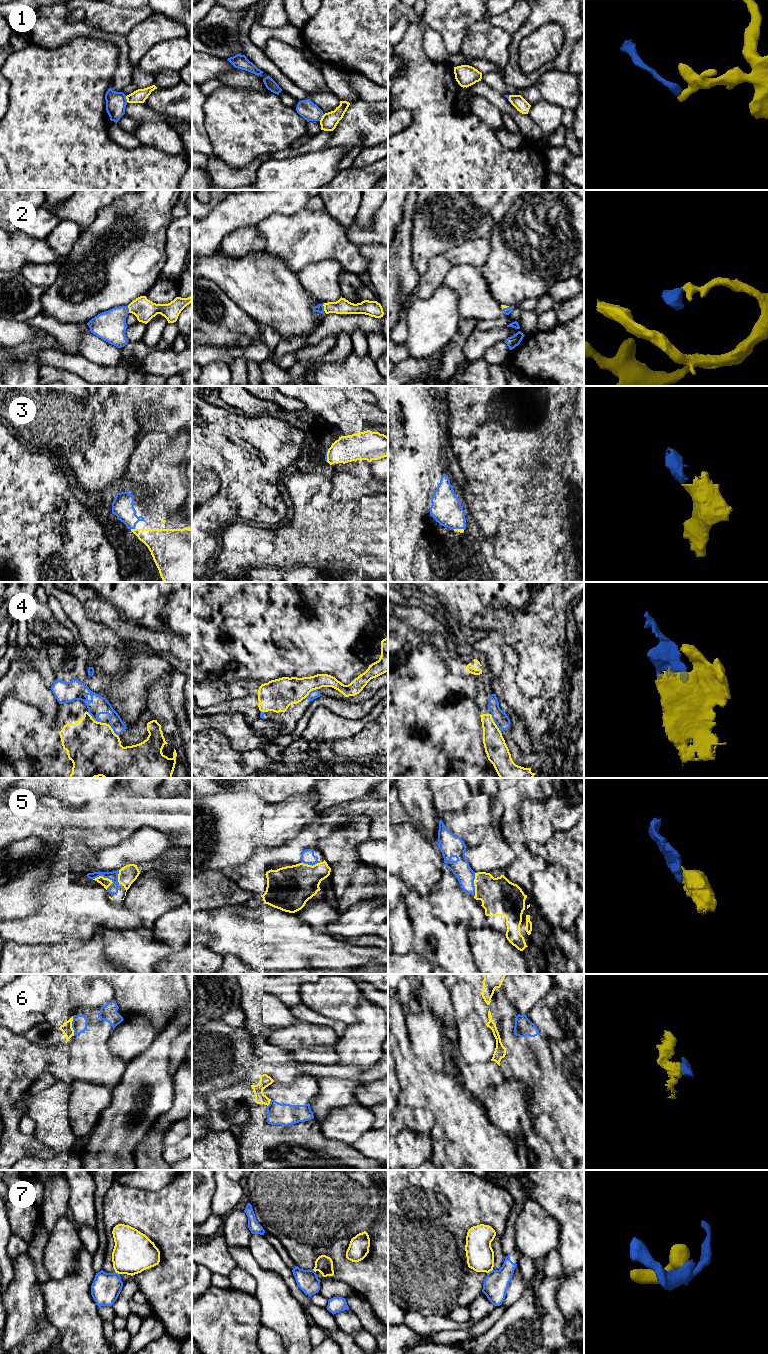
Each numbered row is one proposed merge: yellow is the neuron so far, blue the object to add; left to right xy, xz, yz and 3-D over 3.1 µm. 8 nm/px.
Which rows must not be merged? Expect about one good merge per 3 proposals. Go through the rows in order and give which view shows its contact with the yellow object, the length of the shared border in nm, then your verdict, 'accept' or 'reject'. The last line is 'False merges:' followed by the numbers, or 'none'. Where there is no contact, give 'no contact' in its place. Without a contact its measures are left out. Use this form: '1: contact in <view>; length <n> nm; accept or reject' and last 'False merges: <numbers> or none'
1: contact in xy; length 60 nm; reject
2: contact in xy; length 60 nm; accept
3: contact in xy; length 40 nm; accept
4: contact in yz; length 170 nm; reject
5: contact in xy; length 180 nm; accept
6: contact in xy; length 160 nm; reject
7: contact in yz; length 60 nm; reject
False merges: 1, 4, 6, 7

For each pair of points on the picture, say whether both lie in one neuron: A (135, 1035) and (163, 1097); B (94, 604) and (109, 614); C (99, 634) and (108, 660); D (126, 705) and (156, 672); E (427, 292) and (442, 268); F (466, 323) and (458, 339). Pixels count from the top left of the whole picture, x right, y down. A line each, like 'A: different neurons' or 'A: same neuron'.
A: different neurons
B: same neuron
C: different neurons
D: same neuron
E: same neuron
F: same neuron

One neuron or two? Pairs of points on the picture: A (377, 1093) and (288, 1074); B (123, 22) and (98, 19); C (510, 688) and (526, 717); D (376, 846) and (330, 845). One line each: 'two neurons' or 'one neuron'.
A: two neurons
B: one neuron
C: one neuron
D: two neurons

